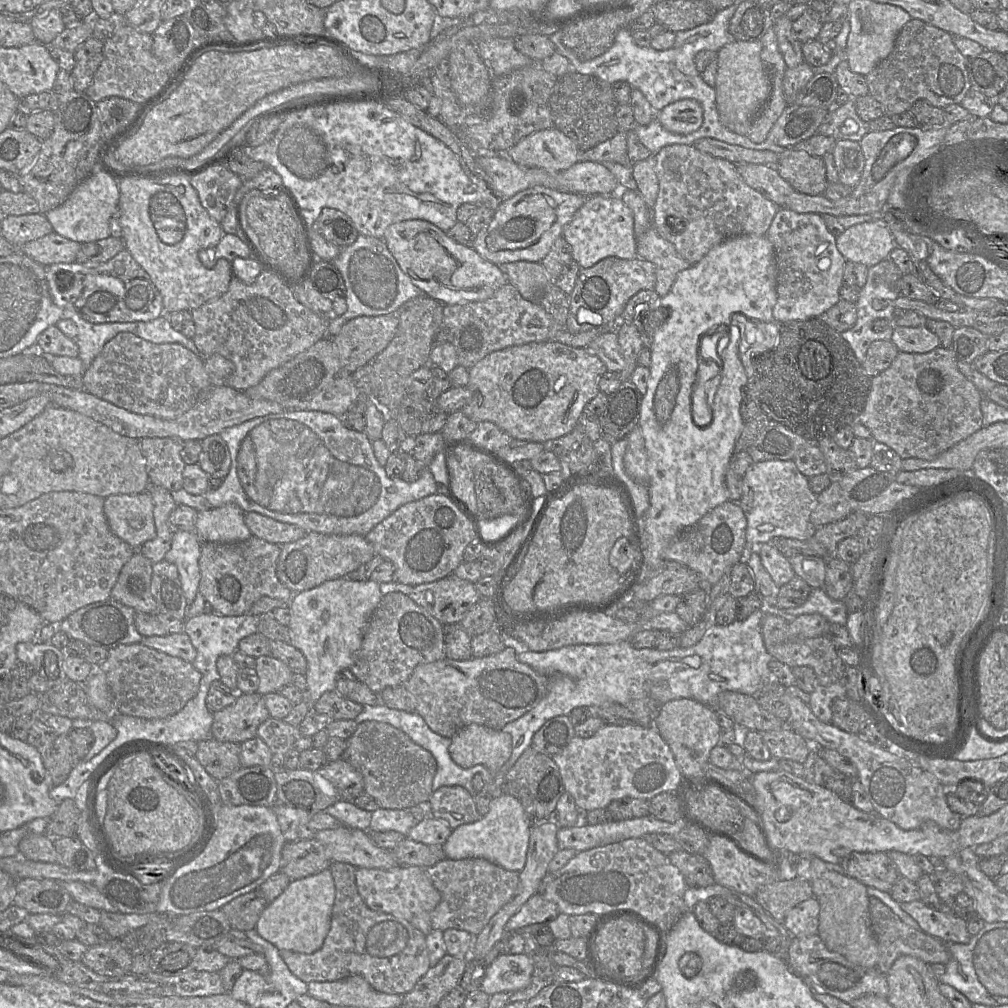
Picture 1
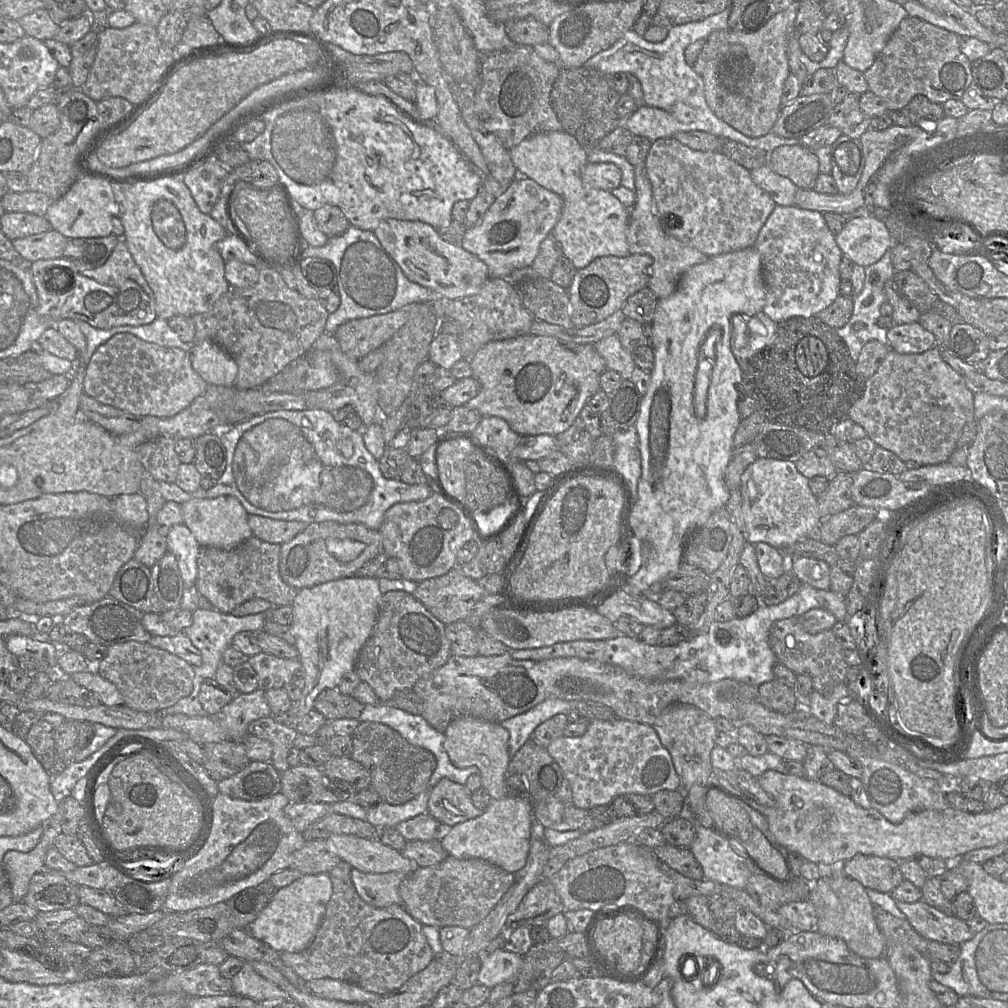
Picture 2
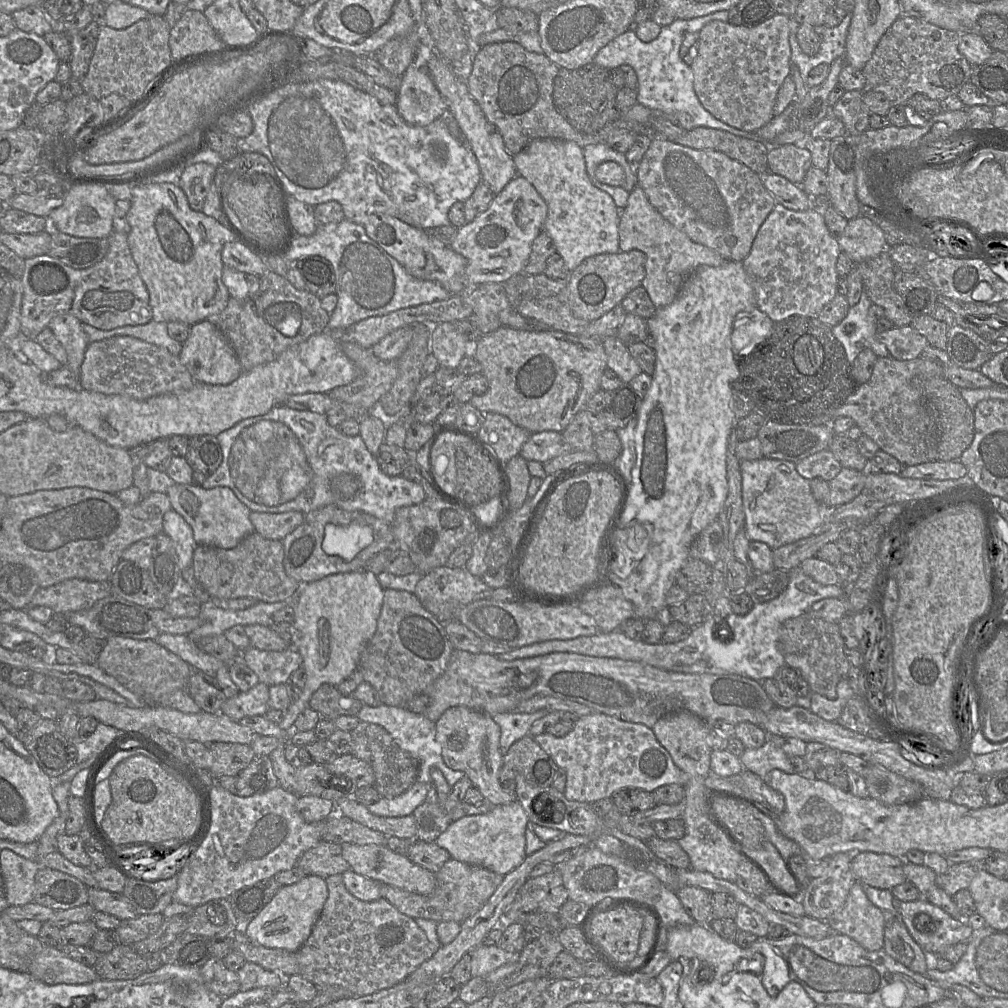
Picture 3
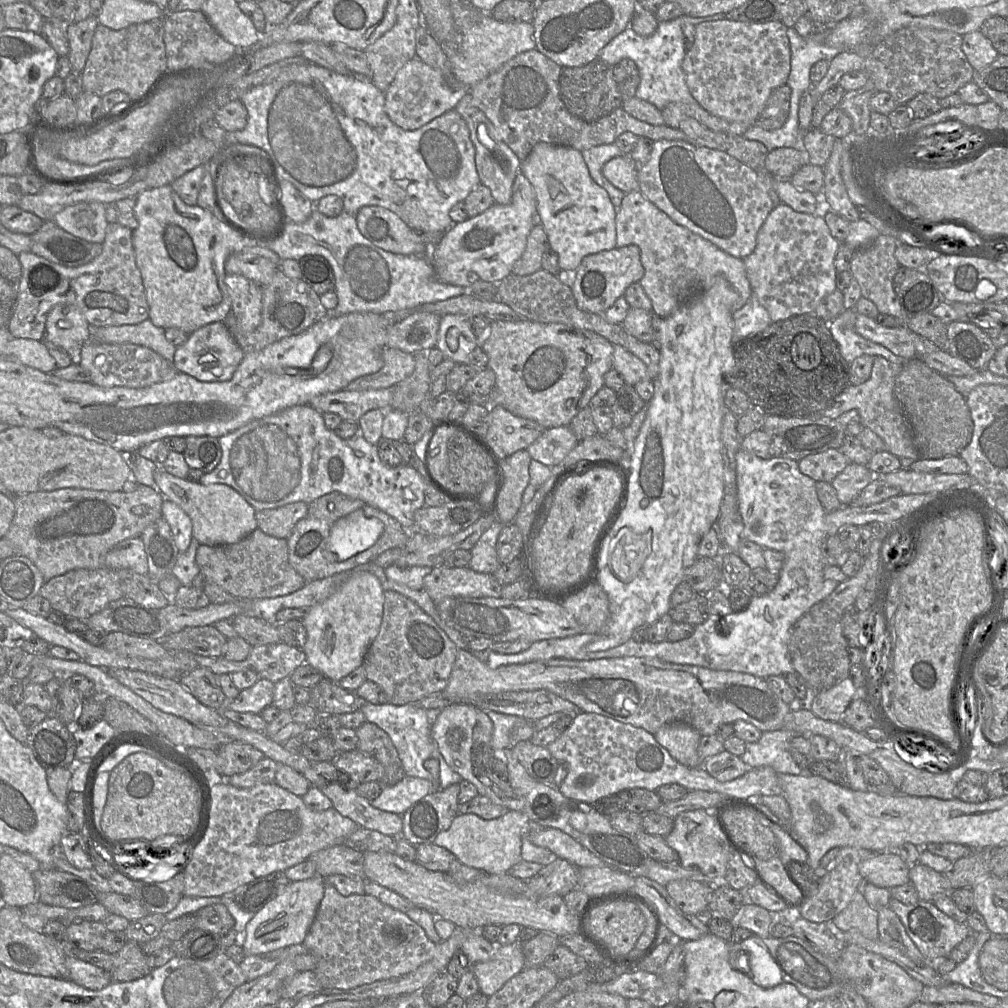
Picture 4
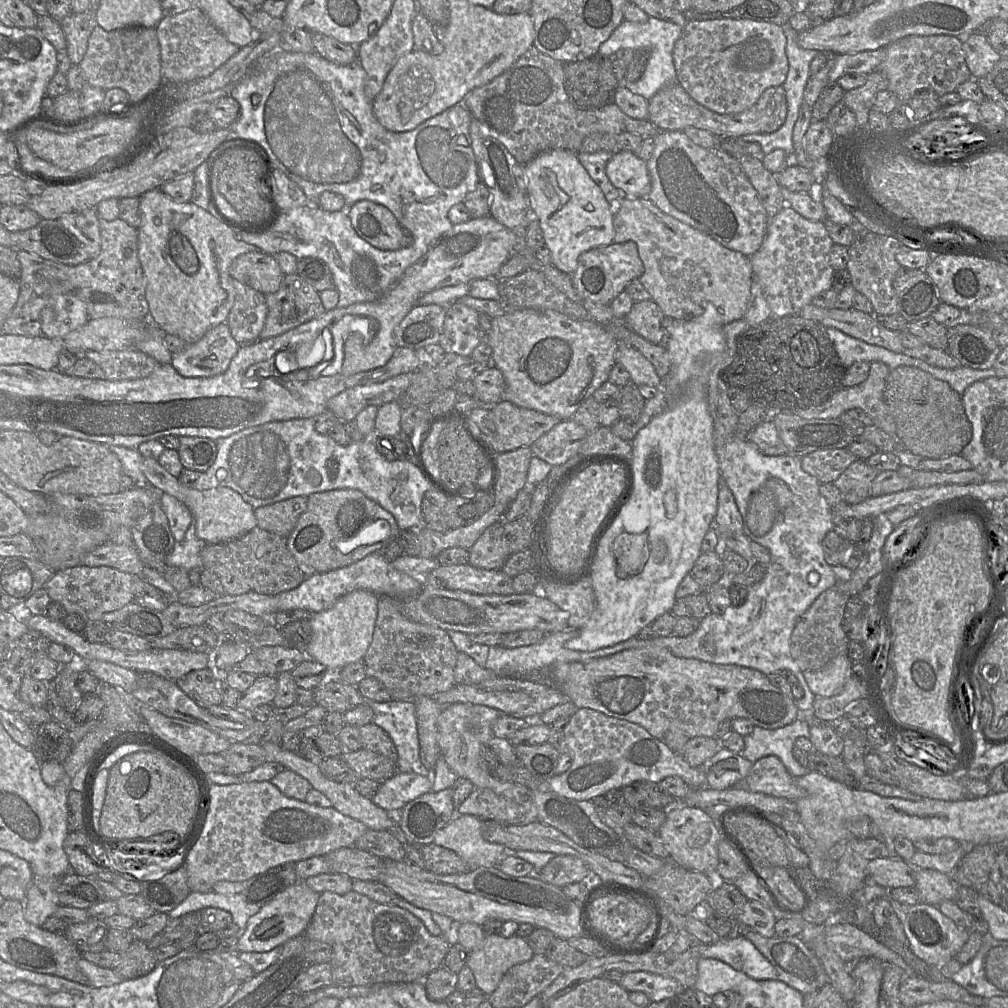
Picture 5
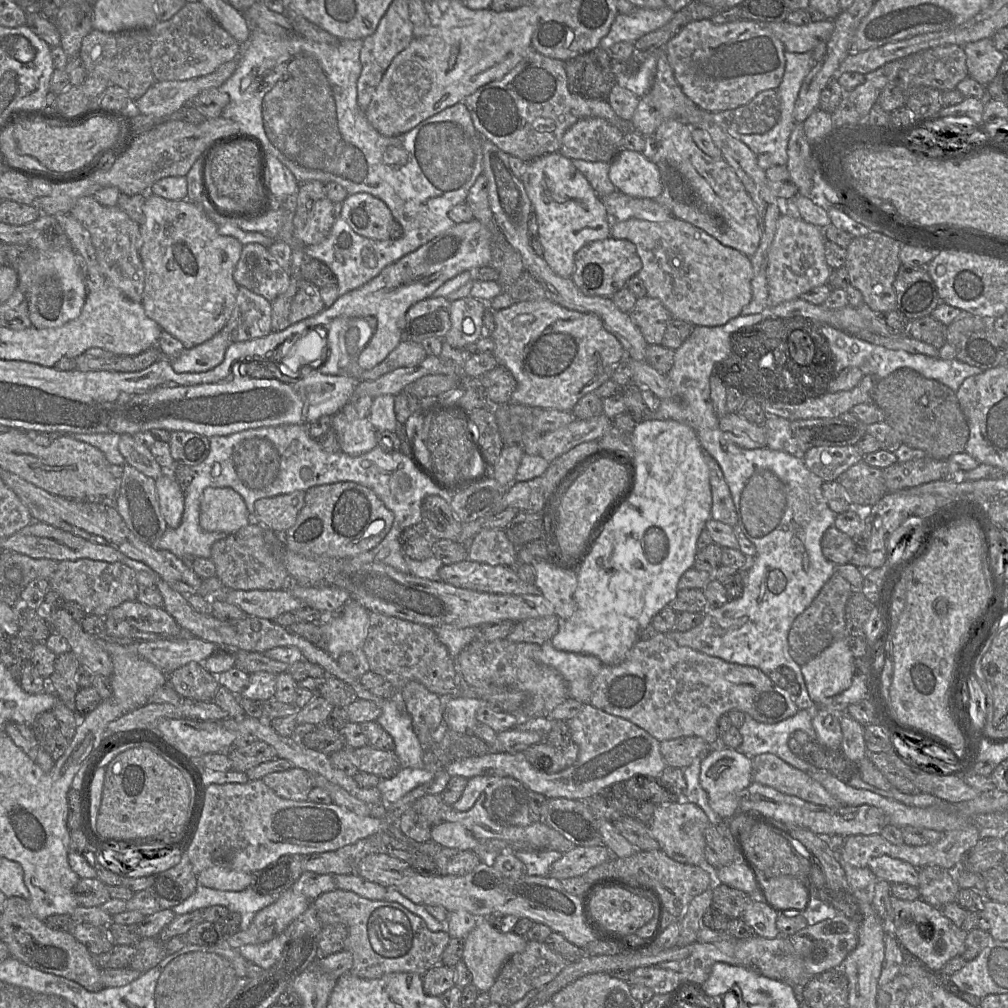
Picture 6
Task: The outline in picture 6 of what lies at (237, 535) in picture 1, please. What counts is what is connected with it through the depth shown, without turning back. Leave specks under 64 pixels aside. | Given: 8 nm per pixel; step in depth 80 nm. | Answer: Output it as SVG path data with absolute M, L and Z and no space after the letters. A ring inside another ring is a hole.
M130 434L119 435L118 449L125 459L125 465L134 467L148 477L156 480L166 473L150 450L138 444ZM206 488L200 500L199 525L206 532L236 533L252 518L243 498L231 488Z

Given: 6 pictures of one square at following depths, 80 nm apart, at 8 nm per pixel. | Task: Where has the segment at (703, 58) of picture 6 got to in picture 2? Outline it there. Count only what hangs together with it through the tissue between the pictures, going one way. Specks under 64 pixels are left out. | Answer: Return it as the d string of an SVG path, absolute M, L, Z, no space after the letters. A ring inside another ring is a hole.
M794 2L786 10L775 13L755 32L715 30L705 40L708 46L708 61L700 74L704 84L705 100L718 118L748 137L758 138L769 133L780 115L782 90L790 73L788 43L790 36L795 32L794 23L799 3ZM733 44L743 46L745 63L731 65L735 79L728 88L723 81L722 67Z

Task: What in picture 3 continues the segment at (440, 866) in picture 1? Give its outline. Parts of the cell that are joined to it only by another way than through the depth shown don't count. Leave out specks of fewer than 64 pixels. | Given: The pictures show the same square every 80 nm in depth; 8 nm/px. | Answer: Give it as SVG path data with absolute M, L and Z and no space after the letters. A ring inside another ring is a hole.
M450 858L435 873L436 887L428 895L416 894L388 885L382 885L381 896L401 913L413 918L423 918L435 922L454 921L462 923L476 914L493 895L504 876L486 868L470 865Z

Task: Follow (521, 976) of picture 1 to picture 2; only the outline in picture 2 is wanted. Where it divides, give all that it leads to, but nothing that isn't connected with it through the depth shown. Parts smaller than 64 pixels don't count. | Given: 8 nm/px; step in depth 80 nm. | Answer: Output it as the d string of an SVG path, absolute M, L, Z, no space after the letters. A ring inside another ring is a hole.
M497 949L489 955L482 954L478 983L491 989L516 975L522 964L522 955L504 949Z

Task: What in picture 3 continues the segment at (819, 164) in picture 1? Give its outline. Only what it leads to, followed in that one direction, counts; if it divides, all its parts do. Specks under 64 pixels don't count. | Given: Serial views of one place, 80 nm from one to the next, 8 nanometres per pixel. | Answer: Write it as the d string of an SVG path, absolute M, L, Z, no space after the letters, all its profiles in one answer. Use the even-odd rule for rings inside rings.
M786 144L770 146L767 156L768 171L790 182L801 185L812 167L810 151L804 146Z

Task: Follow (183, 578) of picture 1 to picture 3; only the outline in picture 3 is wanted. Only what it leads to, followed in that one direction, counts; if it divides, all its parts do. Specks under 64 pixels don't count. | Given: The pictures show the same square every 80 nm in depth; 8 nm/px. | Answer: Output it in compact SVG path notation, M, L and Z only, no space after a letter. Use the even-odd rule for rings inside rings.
M170 509L163 517L163 532L175 546L180 570L192 567L193 552L197 544L190 525L180 514Z

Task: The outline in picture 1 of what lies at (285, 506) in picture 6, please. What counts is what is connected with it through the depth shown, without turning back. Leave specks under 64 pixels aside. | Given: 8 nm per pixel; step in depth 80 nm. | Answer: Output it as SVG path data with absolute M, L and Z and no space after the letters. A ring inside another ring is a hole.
M244 512L244 522L253 536L278 545L294 542L307 533L297 525L280 522L257 512Z

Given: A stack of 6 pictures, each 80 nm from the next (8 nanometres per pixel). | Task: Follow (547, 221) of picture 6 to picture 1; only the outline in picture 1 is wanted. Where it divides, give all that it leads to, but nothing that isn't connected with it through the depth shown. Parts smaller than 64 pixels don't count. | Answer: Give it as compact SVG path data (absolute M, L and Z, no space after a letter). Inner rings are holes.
M556 127L539 130L507 150L507 157L523 167L562 171L579 161L579 148ZM602 194L588 196L585 203L564 226L562 237L571 246L572 258L582 269L592 267L607 257L621 259L637 257L633 212L616 196Z

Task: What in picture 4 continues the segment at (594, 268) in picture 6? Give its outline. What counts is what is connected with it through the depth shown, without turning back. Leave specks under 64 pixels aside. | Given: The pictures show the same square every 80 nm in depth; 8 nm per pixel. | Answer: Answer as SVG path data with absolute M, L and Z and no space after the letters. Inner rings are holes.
M628 245L585 256L568 281L570 280L570 287L579 309L603 314L624 295L631 284L642 279L644 271L640 248L637 245Z

